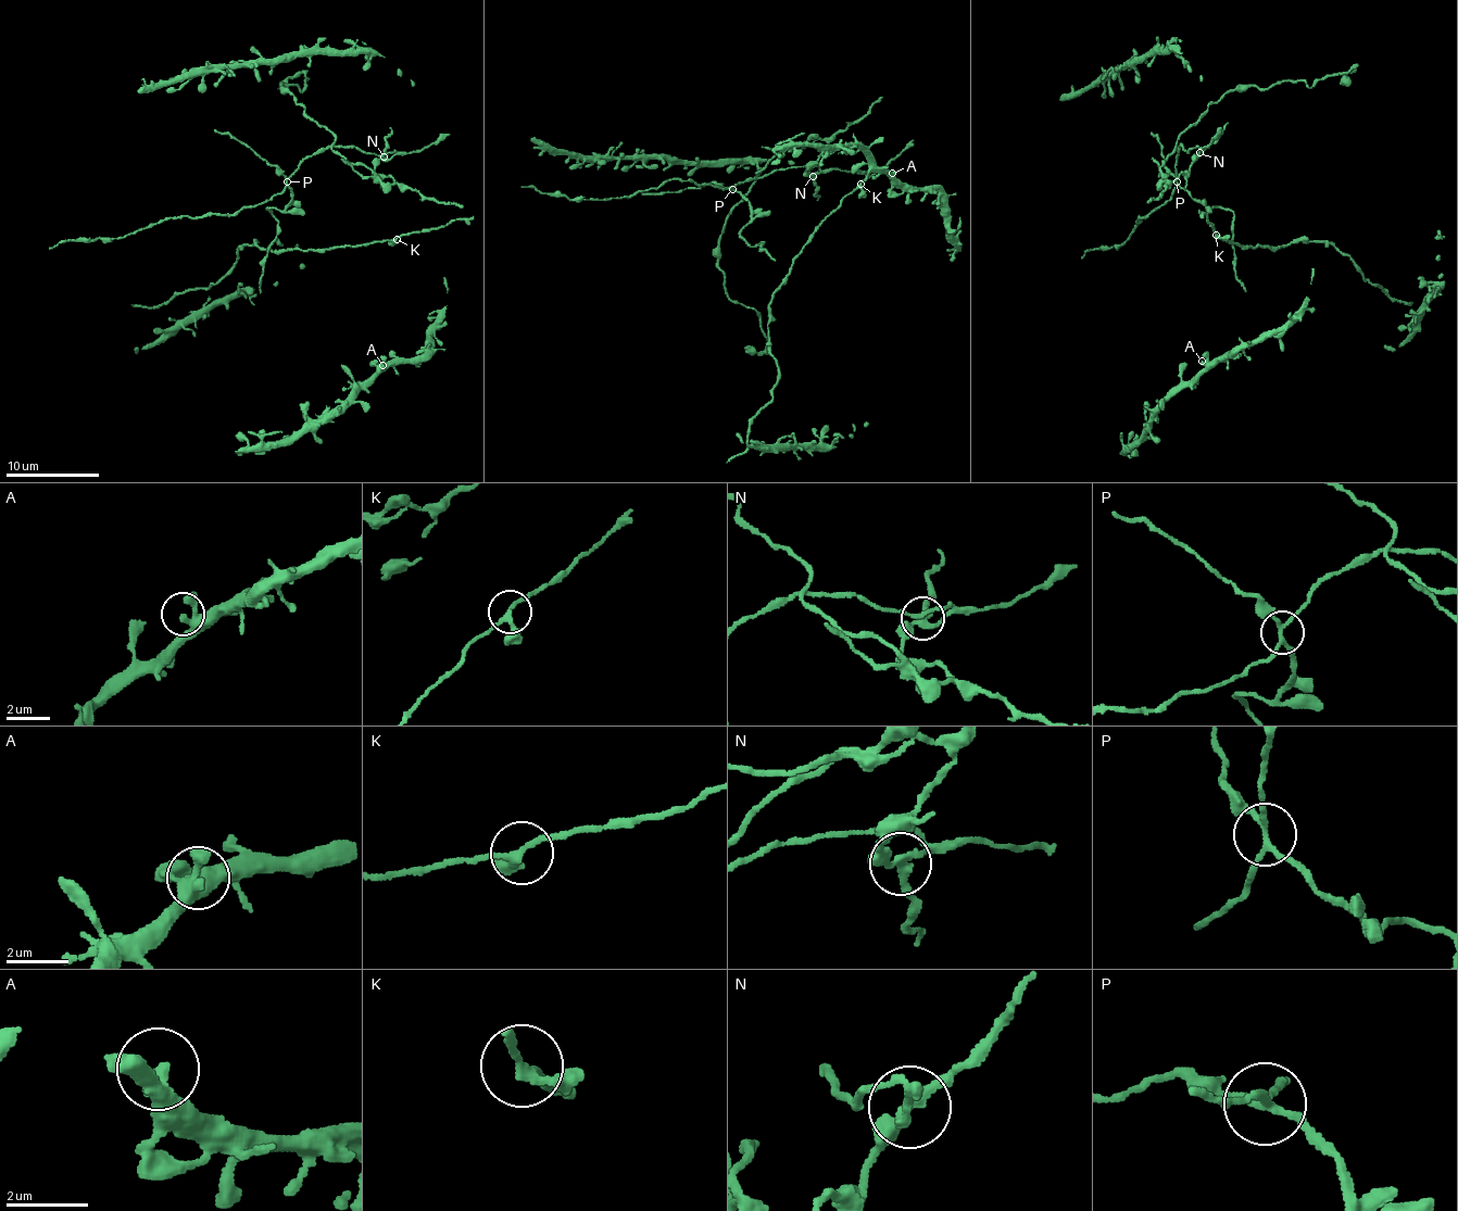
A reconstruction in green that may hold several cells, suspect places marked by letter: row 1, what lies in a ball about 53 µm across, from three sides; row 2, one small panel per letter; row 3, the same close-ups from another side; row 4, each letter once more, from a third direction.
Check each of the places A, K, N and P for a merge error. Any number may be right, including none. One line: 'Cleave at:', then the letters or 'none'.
Cleave at: N, P

